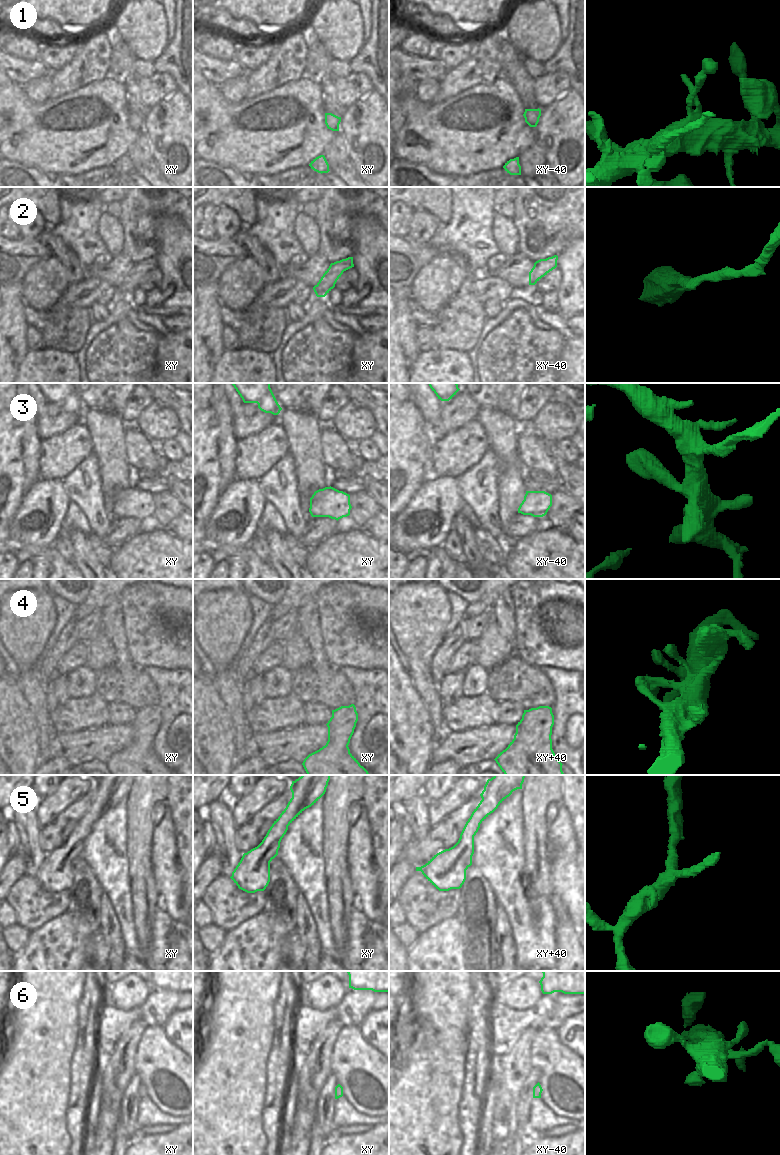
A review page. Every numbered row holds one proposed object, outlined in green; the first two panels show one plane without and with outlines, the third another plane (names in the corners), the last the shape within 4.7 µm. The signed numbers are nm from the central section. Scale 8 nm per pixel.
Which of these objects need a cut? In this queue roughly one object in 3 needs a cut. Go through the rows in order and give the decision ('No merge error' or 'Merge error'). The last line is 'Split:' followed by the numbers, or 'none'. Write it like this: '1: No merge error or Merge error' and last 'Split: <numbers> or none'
1: No merge error
2: No merge error
3: No merge error
4: No merge error
5: No merge error
6: No merge error
Split: none.

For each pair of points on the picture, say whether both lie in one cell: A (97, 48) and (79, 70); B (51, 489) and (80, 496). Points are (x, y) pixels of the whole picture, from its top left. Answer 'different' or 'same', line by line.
A: same
B: different

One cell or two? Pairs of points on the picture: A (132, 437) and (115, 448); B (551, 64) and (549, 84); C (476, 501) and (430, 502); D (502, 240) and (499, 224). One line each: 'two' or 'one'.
A: two
B: two
C: two
D: one

